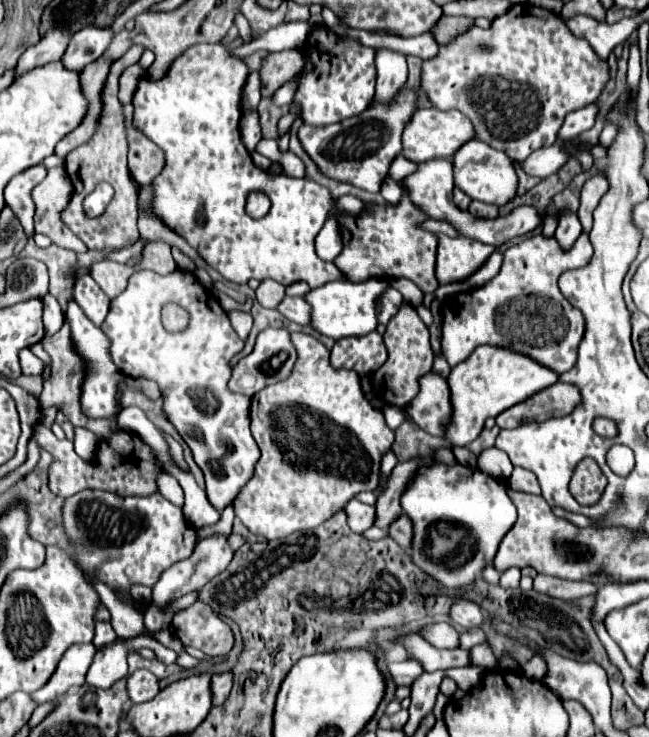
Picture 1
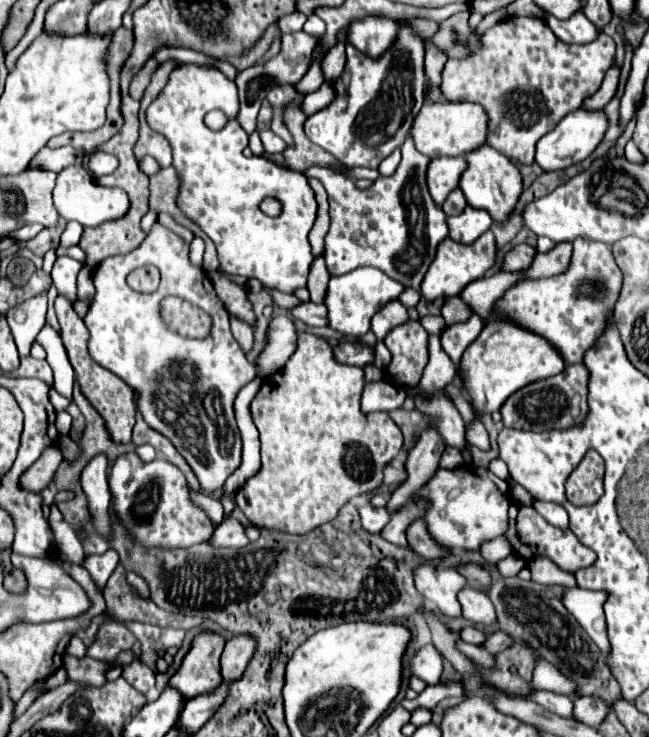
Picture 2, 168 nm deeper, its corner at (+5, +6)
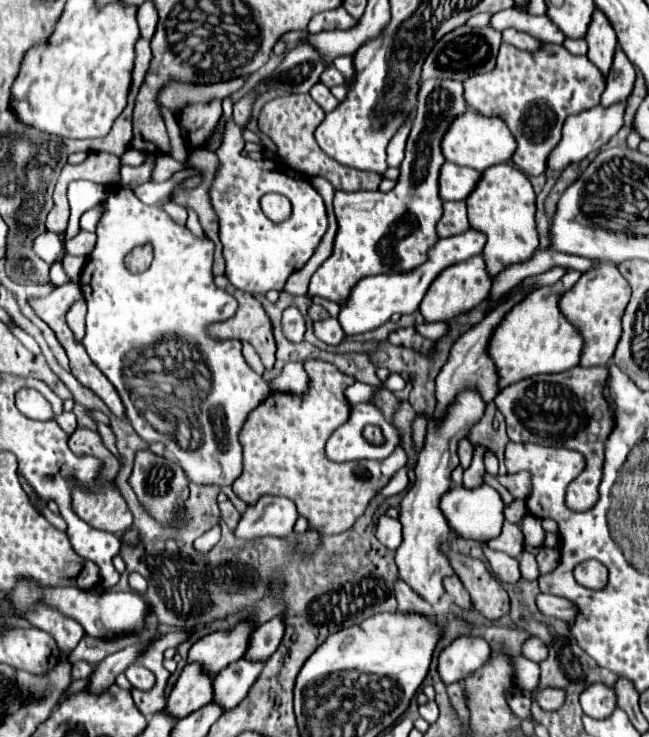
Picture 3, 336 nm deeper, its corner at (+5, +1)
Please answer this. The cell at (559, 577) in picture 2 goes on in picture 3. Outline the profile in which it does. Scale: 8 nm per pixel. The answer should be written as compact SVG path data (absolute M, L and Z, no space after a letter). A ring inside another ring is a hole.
M542 549L542 551L536 555L536 559L538 559L538 565L540 565L540 573L544 575L544 573L550 573L552 569L558 567L560 551L556 551L556 549Z

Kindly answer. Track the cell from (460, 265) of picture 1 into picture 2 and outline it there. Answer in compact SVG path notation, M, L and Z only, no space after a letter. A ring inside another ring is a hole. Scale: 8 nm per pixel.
M490 230L484 232L474 244L454 244L454 240L446 238L444 244L438 246L434 264L430 264L430 268L424 276L424 282L420 288L422 296L426 300L458 296L468 282L482 278L486 274L486 270L494 266L494 256L496 256L496 244L494 244L494 234Z

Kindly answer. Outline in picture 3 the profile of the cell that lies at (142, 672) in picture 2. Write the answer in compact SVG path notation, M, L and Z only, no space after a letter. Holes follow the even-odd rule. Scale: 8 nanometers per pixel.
M140 663L138 665L132 665L130 669L126 669L126 677L132 683L132 687L134 689L140 689L140 691L148 691L156 683L154 673L150 669L146 669L144 665L140 665Z

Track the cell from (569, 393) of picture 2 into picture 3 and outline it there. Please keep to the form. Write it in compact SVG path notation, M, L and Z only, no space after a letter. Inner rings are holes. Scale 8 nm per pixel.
M574 367L554 375L538 375L516 381L502 389L494 403L506 417L510 441L530 441L546 447L566 447L586 457L586 469L570 483L566 505L574 511L586 511L598 501L598 485L602 479L604 443L614 425L614 409L604 399L608 367ZM602 399L602 419L600 419ZM602 423L602 431L600 431Z

